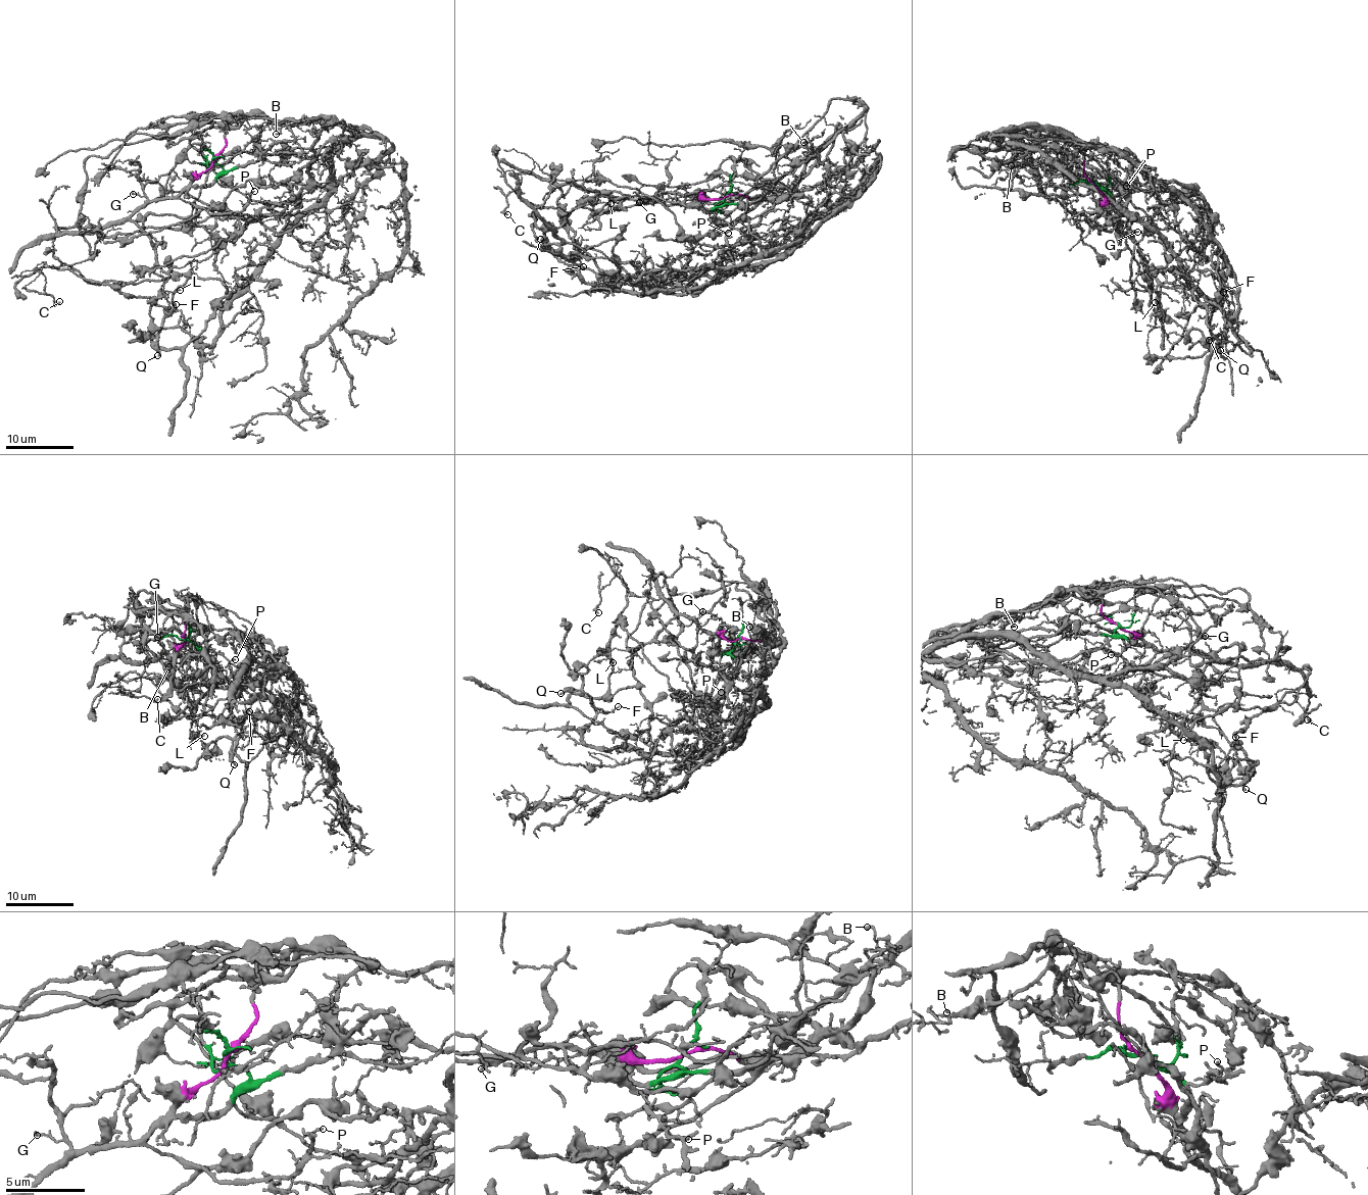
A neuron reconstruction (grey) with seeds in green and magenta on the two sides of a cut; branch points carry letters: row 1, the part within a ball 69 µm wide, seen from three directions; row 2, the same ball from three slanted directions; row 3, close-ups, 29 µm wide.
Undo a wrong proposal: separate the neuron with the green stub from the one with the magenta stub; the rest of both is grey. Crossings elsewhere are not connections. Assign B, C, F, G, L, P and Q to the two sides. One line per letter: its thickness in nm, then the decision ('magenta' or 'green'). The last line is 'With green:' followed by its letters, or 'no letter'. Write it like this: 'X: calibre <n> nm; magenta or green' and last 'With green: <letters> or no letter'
B: calibre 140 nm; magenta
C: calibre 200 nm; green
F: calibre 120 nm; magenta
G: calibre 130 nm; green
L: calibre 140 nm; green
P: calibre 110 nm; green
Q: calibre 240 nm; magenta
With green: C, G, L, P

